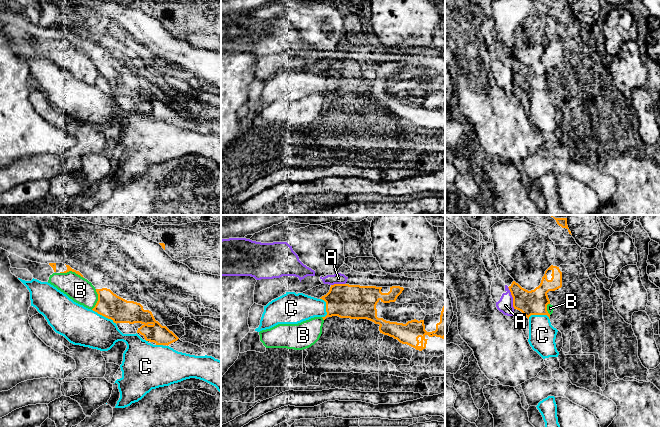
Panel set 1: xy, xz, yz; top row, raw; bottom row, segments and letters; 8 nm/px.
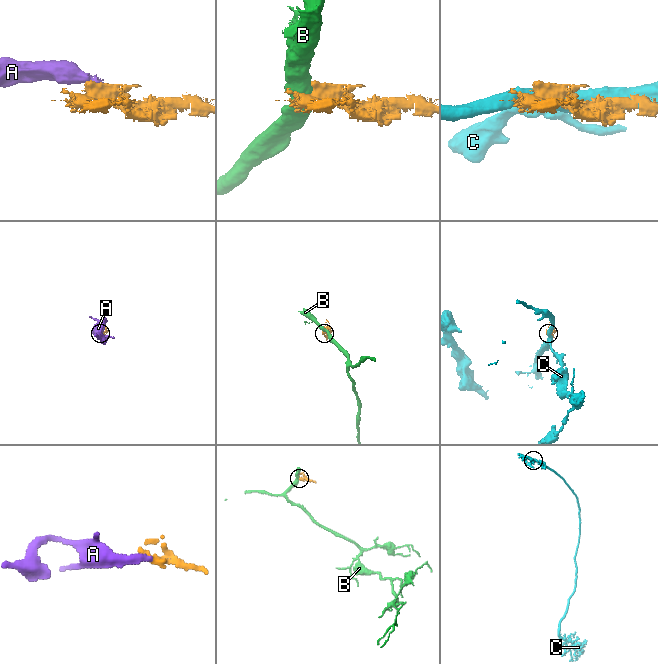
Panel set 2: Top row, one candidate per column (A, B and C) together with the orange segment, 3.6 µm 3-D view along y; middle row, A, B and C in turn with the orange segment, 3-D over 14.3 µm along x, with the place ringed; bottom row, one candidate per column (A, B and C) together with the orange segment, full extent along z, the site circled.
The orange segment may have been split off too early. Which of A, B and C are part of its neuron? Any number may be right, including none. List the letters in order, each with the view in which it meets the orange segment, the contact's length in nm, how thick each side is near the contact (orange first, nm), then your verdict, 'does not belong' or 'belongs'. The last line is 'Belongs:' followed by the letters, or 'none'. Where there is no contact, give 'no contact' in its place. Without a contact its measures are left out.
A: meets orange in yz; contact 190 nm long; 200 nm thick on the orange side, 130 nm on the other; does not belong
B: meets orange in xy; contact 200 nm long; 40 nm thick on the orange side, 200 nm on the other; does not belong
C: meets orange in xy; contact 240 nm long; 200 nm thick on the orange side, 300 nm on the other; does not belong
Belongs: none

